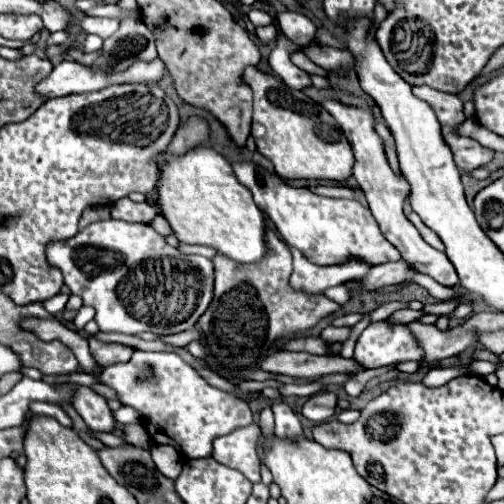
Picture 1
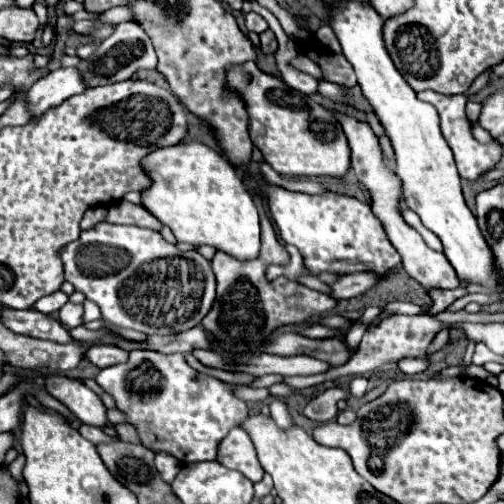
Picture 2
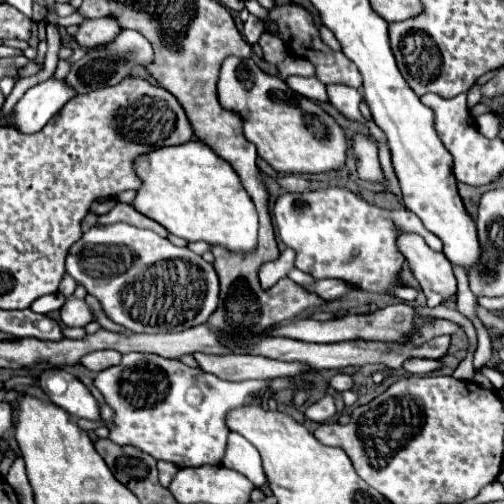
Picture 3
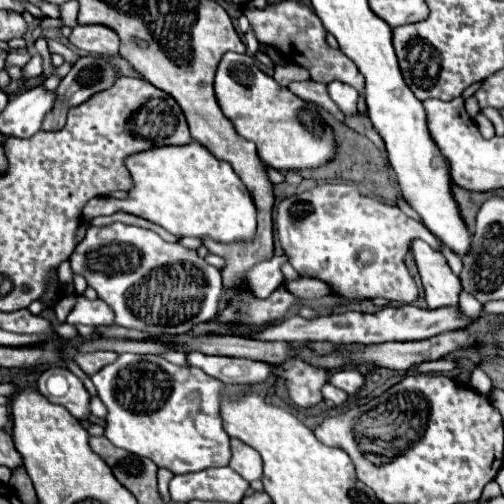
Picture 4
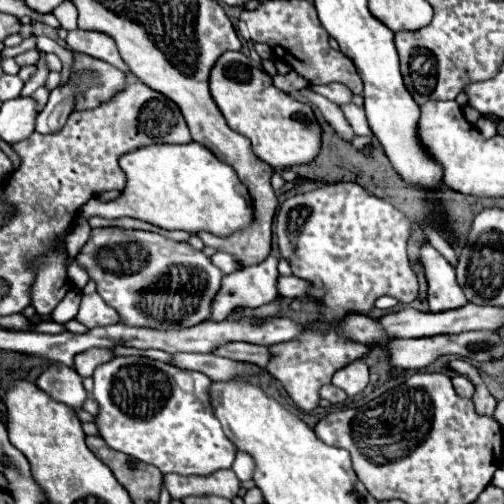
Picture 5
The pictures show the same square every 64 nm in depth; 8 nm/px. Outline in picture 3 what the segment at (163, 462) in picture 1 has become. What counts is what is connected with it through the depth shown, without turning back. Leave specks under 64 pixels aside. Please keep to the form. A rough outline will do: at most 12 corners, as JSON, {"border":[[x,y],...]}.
{"border":[[158,462],[160,484],[168,486],[176,476],[176,464]]}

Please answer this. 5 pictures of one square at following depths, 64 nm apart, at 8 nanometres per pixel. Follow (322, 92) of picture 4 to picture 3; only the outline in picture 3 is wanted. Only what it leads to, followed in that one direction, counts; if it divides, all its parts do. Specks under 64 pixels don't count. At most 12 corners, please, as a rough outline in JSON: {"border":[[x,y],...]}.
{"border":[[288,76],[286,82],[294,92],[328,100],[326,86],[318,78]]}

